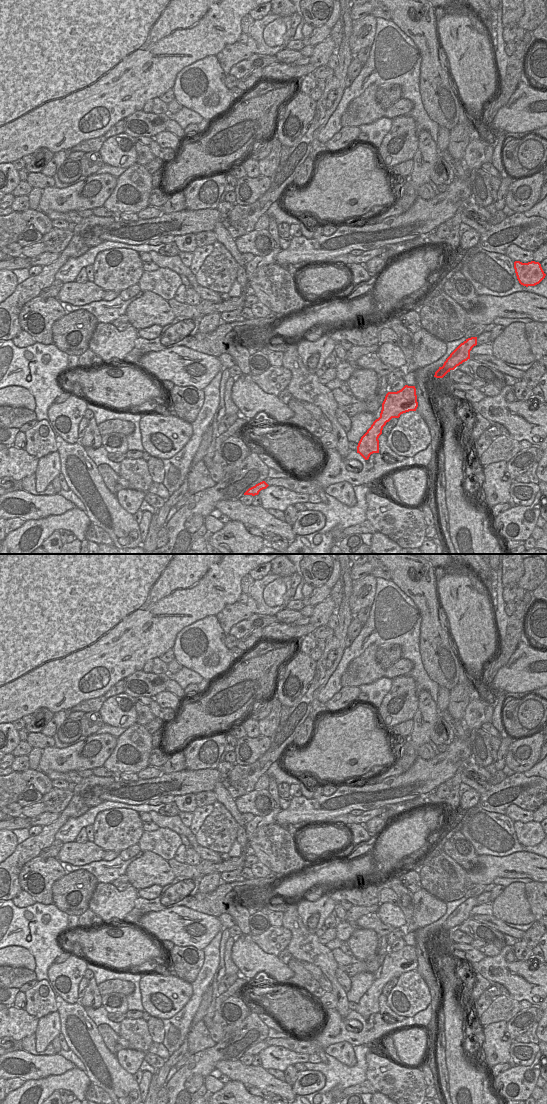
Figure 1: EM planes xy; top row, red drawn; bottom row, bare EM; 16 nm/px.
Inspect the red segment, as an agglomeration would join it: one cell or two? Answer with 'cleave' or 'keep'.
keep

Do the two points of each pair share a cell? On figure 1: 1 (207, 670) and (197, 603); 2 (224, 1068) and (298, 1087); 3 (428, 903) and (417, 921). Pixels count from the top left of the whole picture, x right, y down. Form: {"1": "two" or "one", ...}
{"1": "two", "2": "two", "3": "one"}

